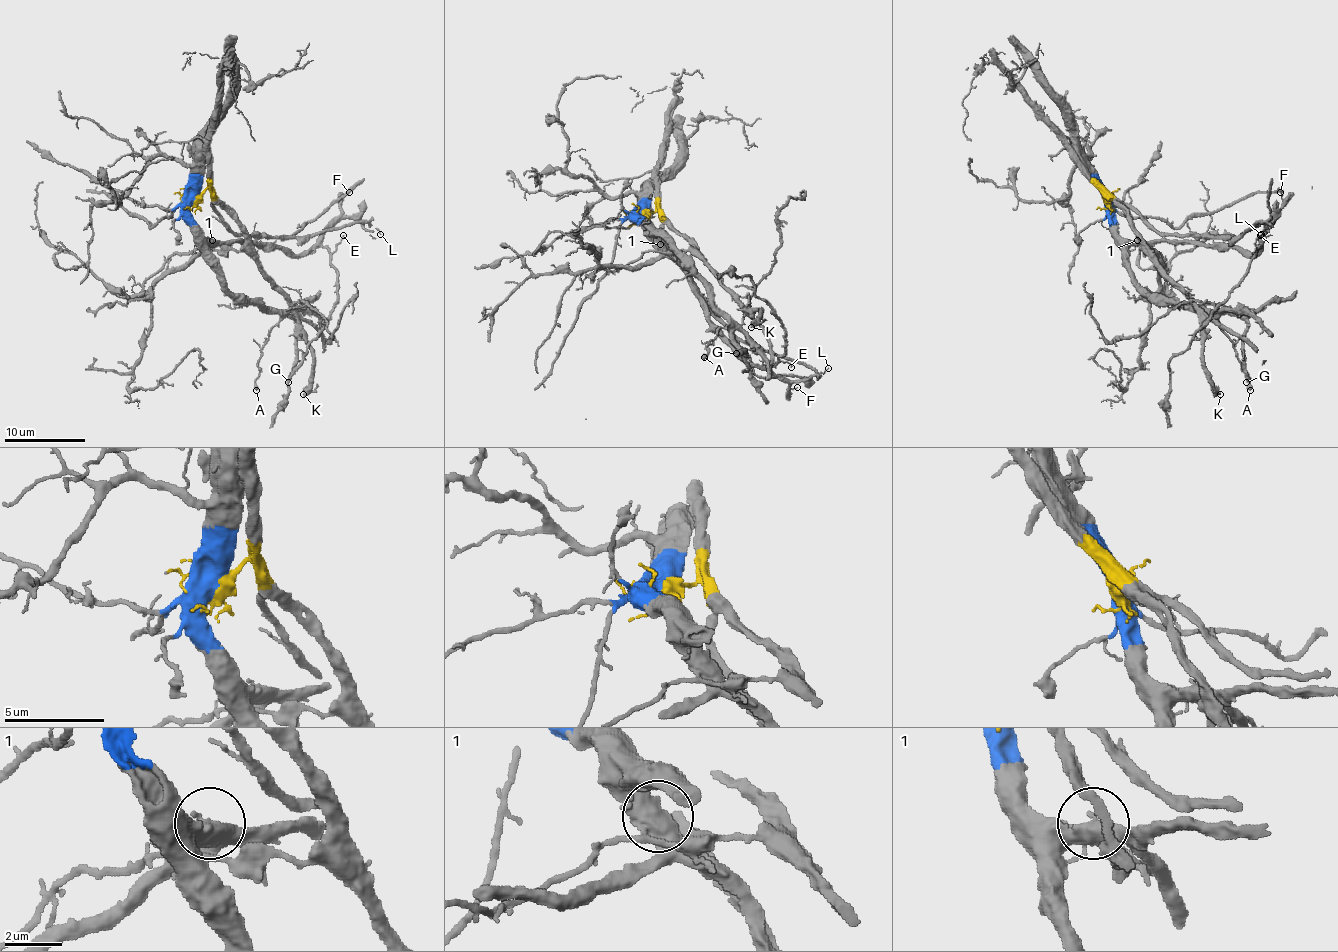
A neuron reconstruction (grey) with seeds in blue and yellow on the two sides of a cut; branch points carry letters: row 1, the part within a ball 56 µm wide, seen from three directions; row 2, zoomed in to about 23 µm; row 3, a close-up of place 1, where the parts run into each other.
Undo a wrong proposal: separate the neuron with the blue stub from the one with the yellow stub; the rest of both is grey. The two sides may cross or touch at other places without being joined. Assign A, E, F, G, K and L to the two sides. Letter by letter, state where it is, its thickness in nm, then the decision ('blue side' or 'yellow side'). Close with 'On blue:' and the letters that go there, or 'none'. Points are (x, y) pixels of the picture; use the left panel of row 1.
A: place (256, 390); calibre 360 nm; blue side
E: place (343, 235); calibre 110 nm; blue side
F: place (349, 192); calibre 110 nm; blue side
G: place (288, 382); calibre 320 nm; blue side
K: place (303, 394); calibre 460 nm; yellow side
L: place (380, 234); calibre 60 nm; yellow side
On blue: A, E, F, G

